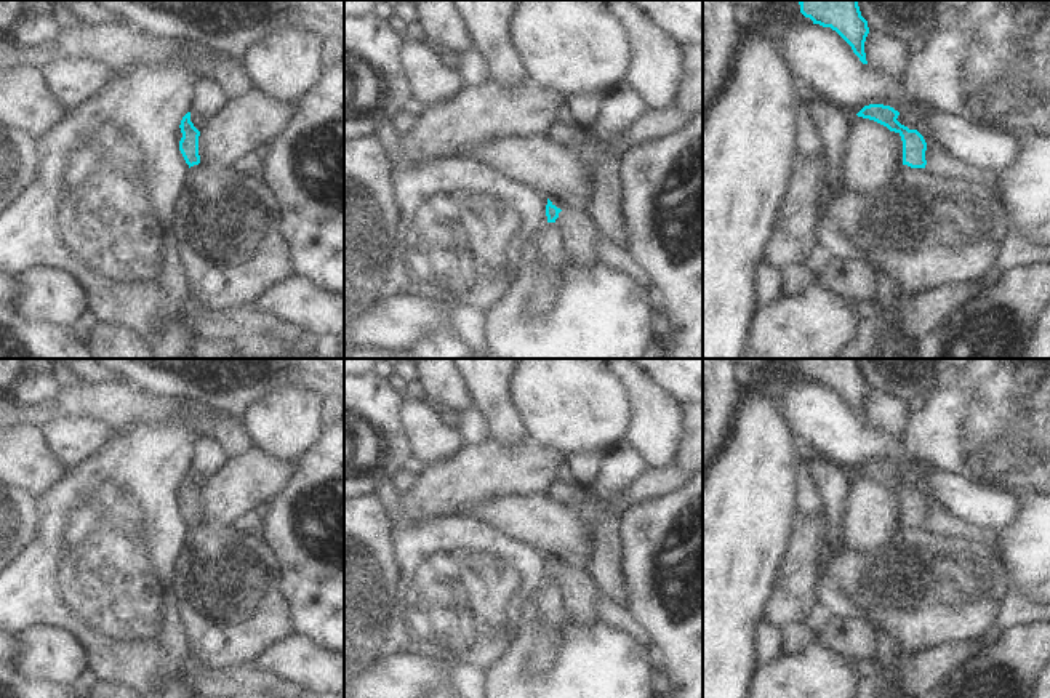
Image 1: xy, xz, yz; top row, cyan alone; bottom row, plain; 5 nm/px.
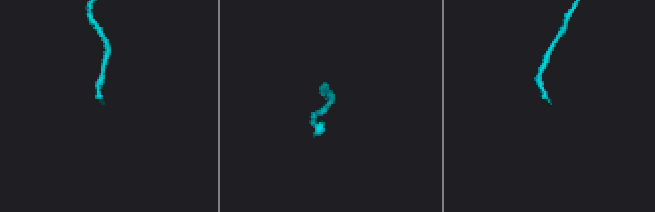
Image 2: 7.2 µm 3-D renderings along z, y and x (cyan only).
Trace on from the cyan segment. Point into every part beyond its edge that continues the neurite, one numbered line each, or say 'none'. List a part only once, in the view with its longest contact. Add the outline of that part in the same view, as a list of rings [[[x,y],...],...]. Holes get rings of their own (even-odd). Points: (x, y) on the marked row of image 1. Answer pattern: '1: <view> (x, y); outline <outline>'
1: xz (578, 232); outline [[[562,210],[554,224],[560,231],[565,253],[576,261],[576,266],[597,264],[595,245],[600,234],[587,213]]]

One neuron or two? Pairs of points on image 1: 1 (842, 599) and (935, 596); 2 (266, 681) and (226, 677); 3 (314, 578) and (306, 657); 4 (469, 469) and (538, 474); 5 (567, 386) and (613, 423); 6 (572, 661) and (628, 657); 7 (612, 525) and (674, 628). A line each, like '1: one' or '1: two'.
1: one
2: one
3: two
4: one
5: one
6: one
7: two

